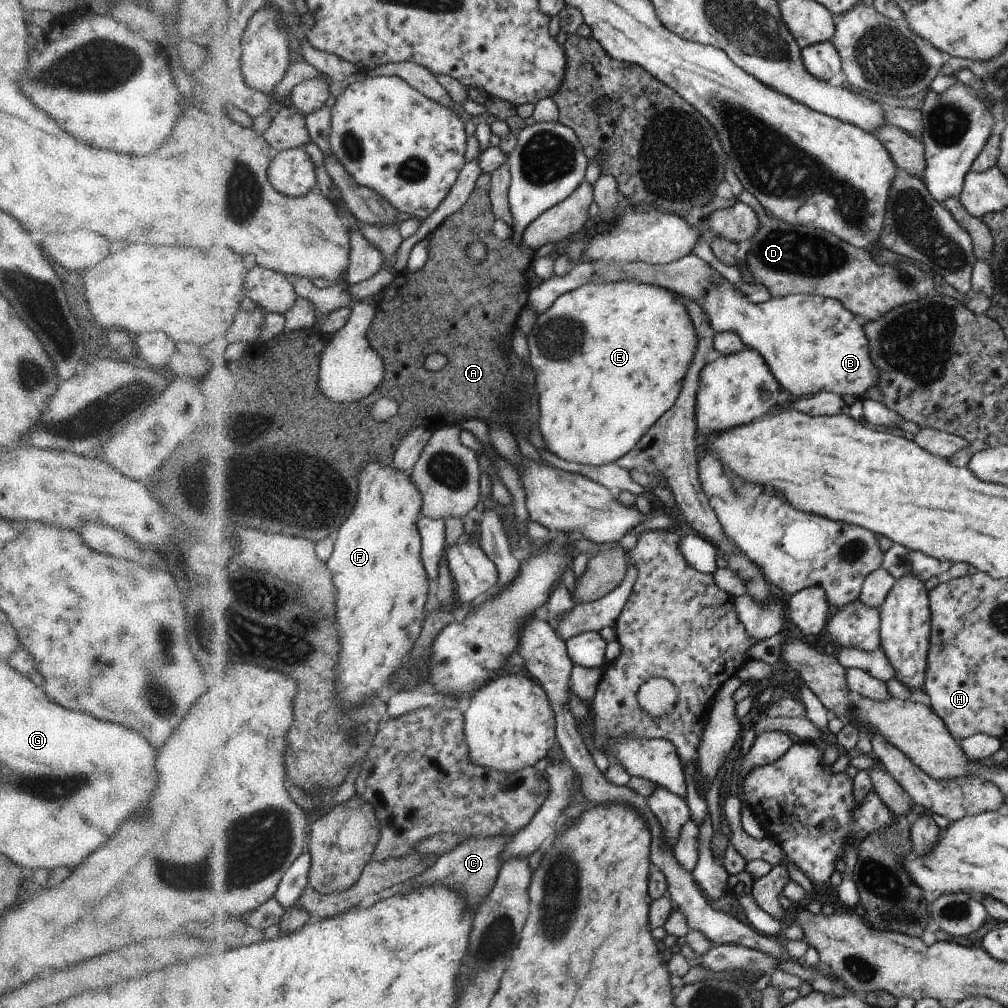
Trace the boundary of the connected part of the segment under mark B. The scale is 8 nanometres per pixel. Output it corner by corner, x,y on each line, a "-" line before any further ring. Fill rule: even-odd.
726,279
722,284
710,286
701,308
716,333
736,332
747,348
760,351
783,390
788,390
796,398
829,392
840,396
852,395
859,402
860,399
870,398
867,390
878,387
878,382
881,381
882,374
878,374
878,368
874,366
865,327
854,312
842,306
838,299
797,294
754,304
740,290
736,290
735,284

